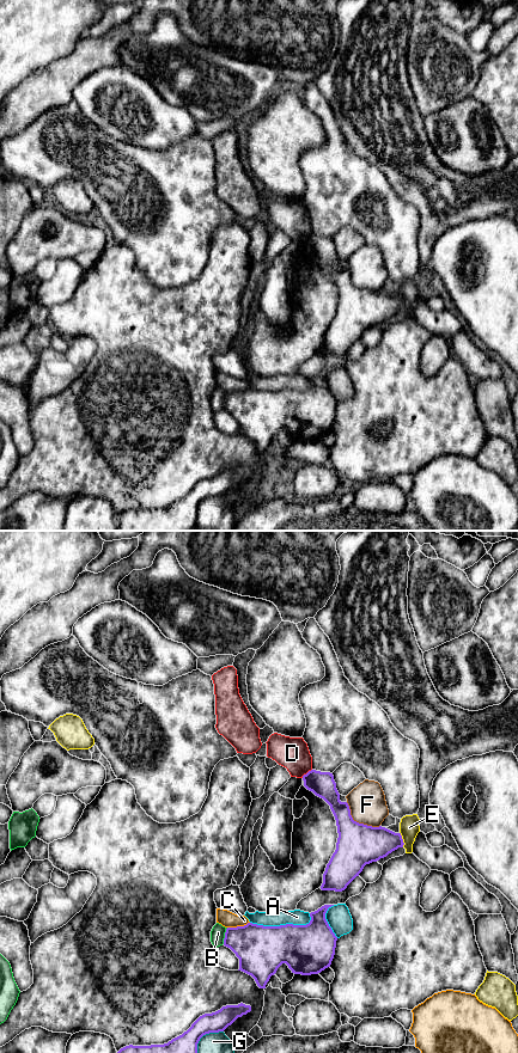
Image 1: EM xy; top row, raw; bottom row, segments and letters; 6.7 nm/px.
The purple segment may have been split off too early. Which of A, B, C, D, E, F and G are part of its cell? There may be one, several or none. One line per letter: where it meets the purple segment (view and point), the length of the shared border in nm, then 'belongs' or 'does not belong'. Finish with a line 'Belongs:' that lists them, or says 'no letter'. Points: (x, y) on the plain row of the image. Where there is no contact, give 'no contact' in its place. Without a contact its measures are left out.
A: contact xy (281, 390); length 420 nm; does not belong
B: contact xy (225, 401); length 120 nm; does not belong
C: contact xy (238, 391); length 160 nm; does not belong
D: contact xy (308, 237); length 90 nm; does not belong
E: contact xy (402, 304); length 110 nm; does not belong
F: contact xy (358, 287); length 280 nm; does not belong
G: contact xy (200, 502); length 280 nm; does not belong
Belongs: no letter

